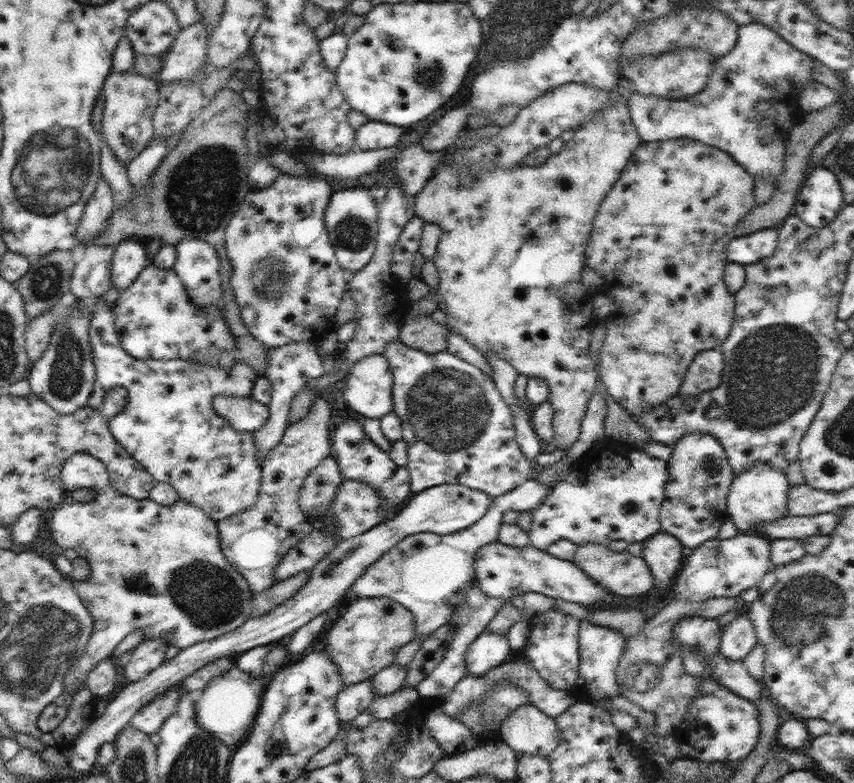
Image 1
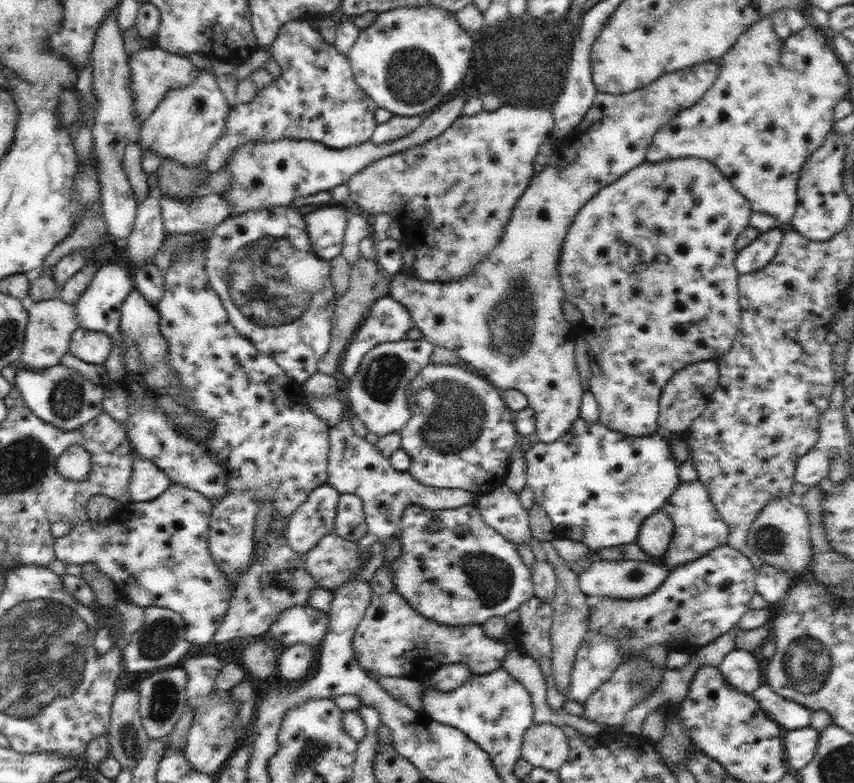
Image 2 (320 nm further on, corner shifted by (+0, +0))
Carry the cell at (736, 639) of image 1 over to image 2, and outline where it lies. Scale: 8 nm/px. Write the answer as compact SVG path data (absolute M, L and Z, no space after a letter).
M734 648L726 654L718 667L725 682L738 691L752 696L762 682L758 661L757 652Z

